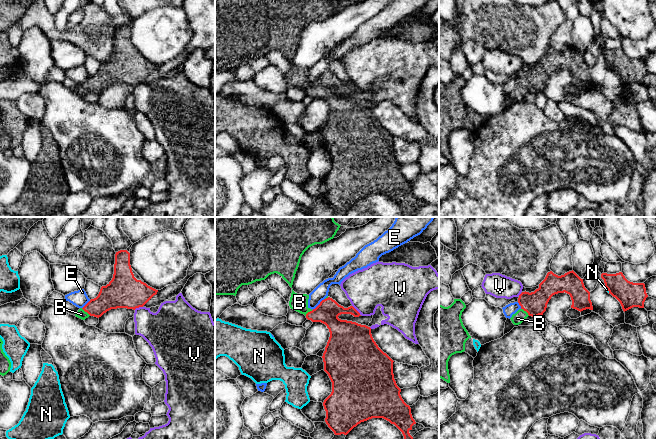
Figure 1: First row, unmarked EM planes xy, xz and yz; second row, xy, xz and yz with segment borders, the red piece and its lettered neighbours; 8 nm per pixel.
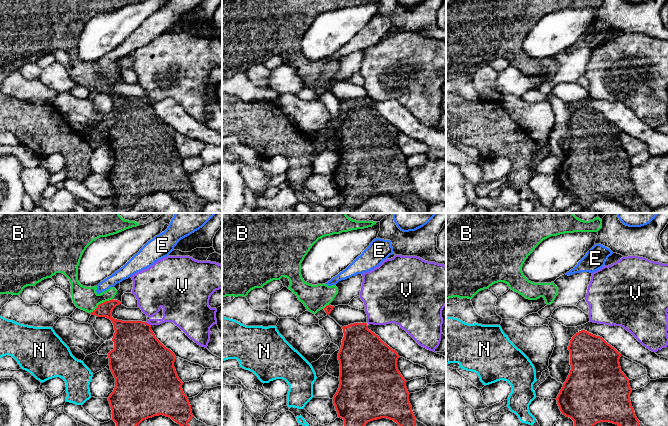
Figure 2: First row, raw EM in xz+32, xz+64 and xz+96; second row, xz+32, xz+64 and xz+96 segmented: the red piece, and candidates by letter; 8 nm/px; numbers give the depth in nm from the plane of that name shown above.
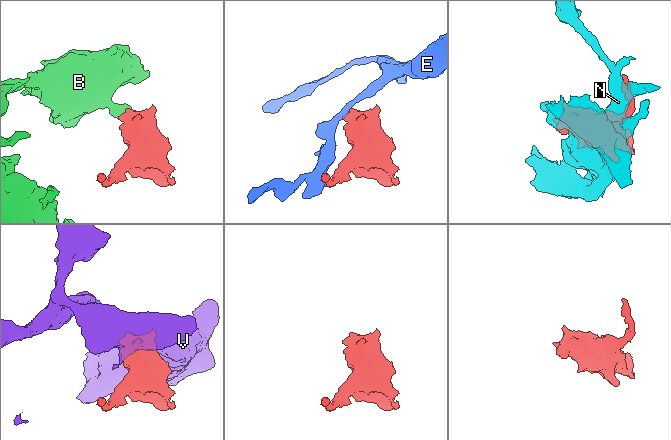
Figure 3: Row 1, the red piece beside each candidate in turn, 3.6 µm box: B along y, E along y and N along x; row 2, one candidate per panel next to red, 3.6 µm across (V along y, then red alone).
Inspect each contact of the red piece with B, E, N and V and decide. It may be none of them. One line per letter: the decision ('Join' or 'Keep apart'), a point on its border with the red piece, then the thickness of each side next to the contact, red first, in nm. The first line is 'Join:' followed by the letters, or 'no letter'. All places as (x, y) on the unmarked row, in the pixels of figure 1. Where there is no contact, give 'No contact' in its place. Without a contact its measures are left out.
Join: B
B: Join. Touches red at yz (525, 86). Thickness 190 nm (red) against 90 nm
E: Keep apart. Touches red at xz (319, 80). Thickness 190 nm (red) against 110 nm
N: Keep apart. Touches red at yz (608, 66). Thickness 200 nm (red) against 20 nm
V: Keep apart. Touches red at xz (356, 86). Thickness 320 nm (red) against 320 nm

